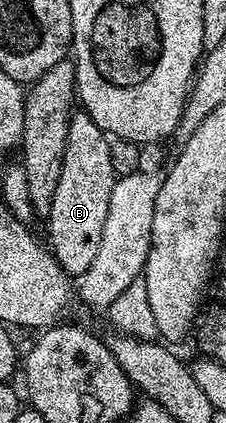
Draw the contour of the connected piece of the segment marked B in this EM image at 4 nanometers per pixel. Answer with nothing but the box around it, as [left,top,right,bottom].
[44,111,116,279]

